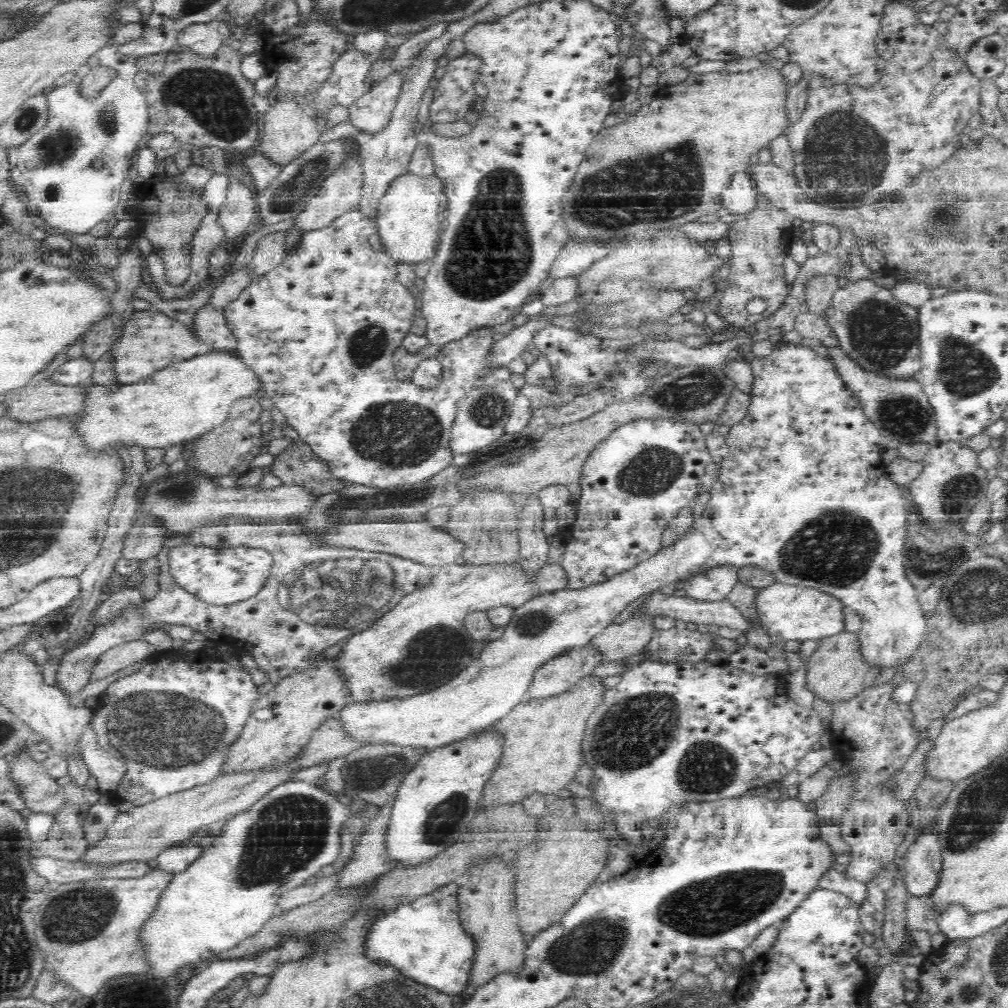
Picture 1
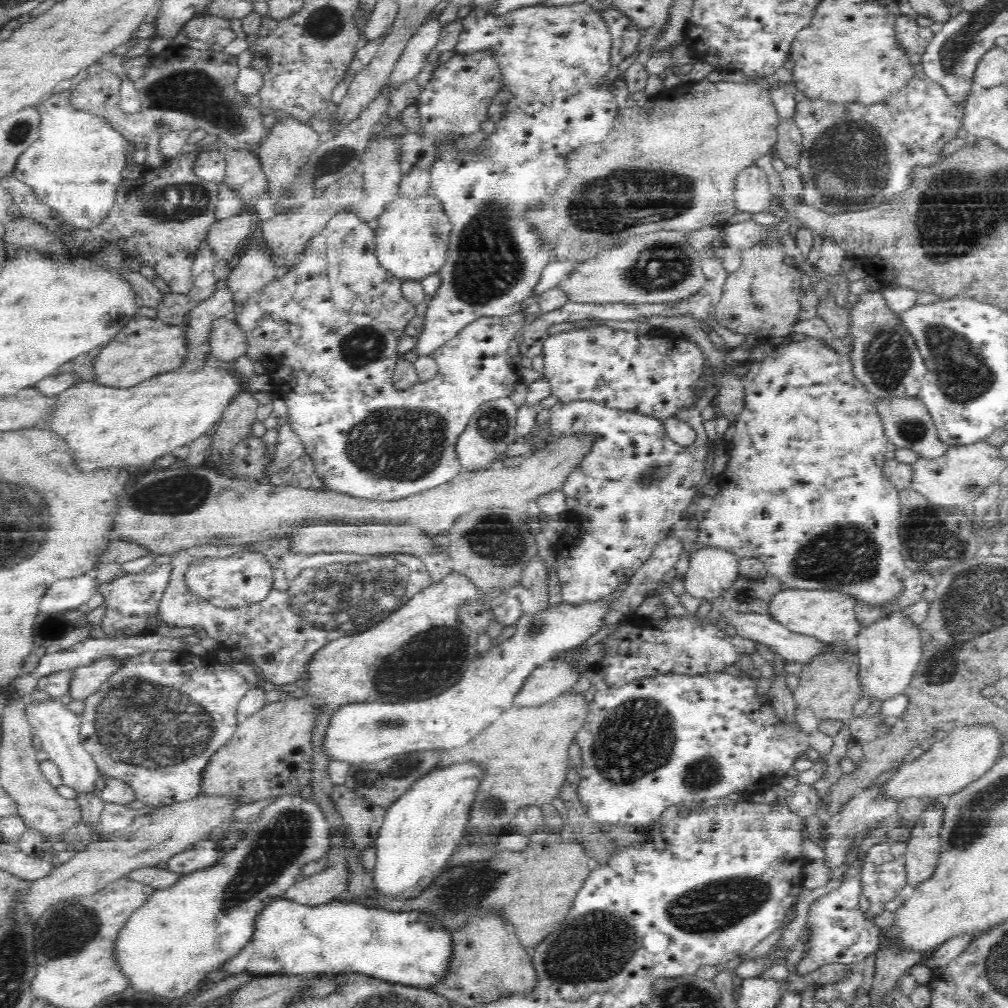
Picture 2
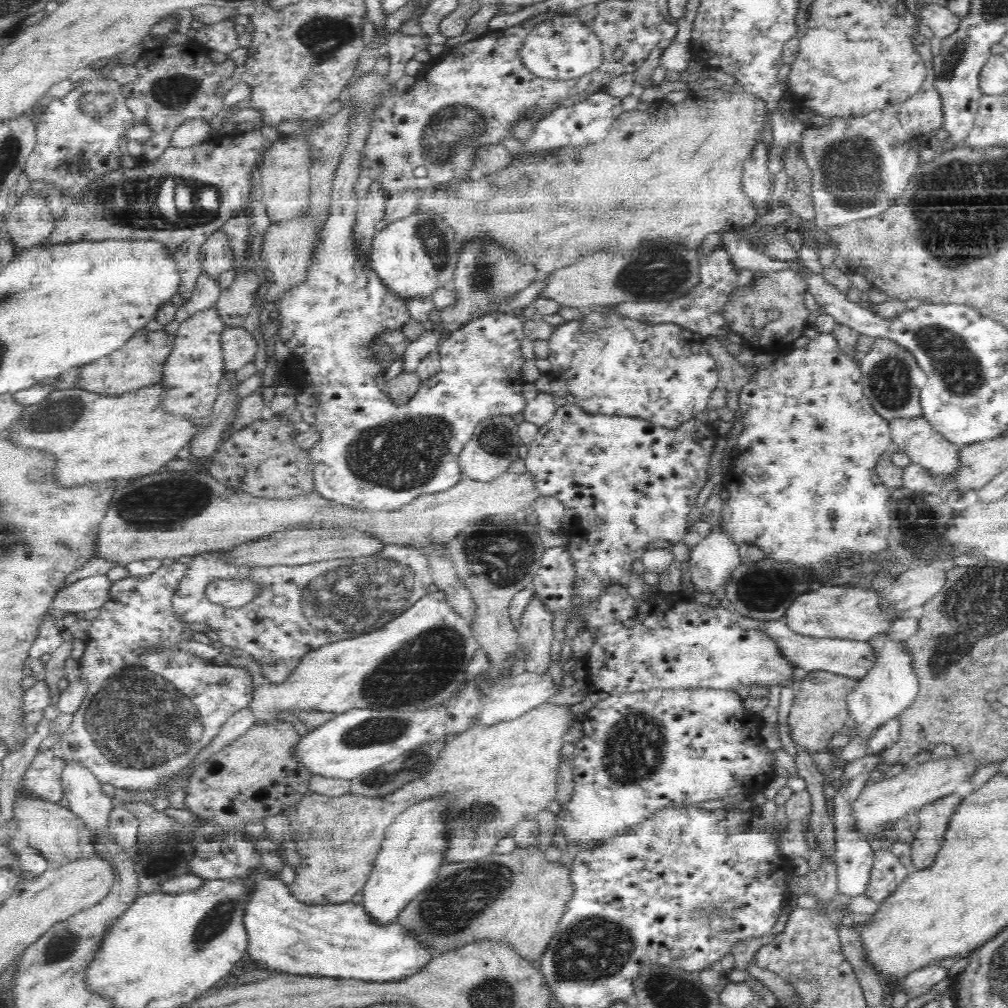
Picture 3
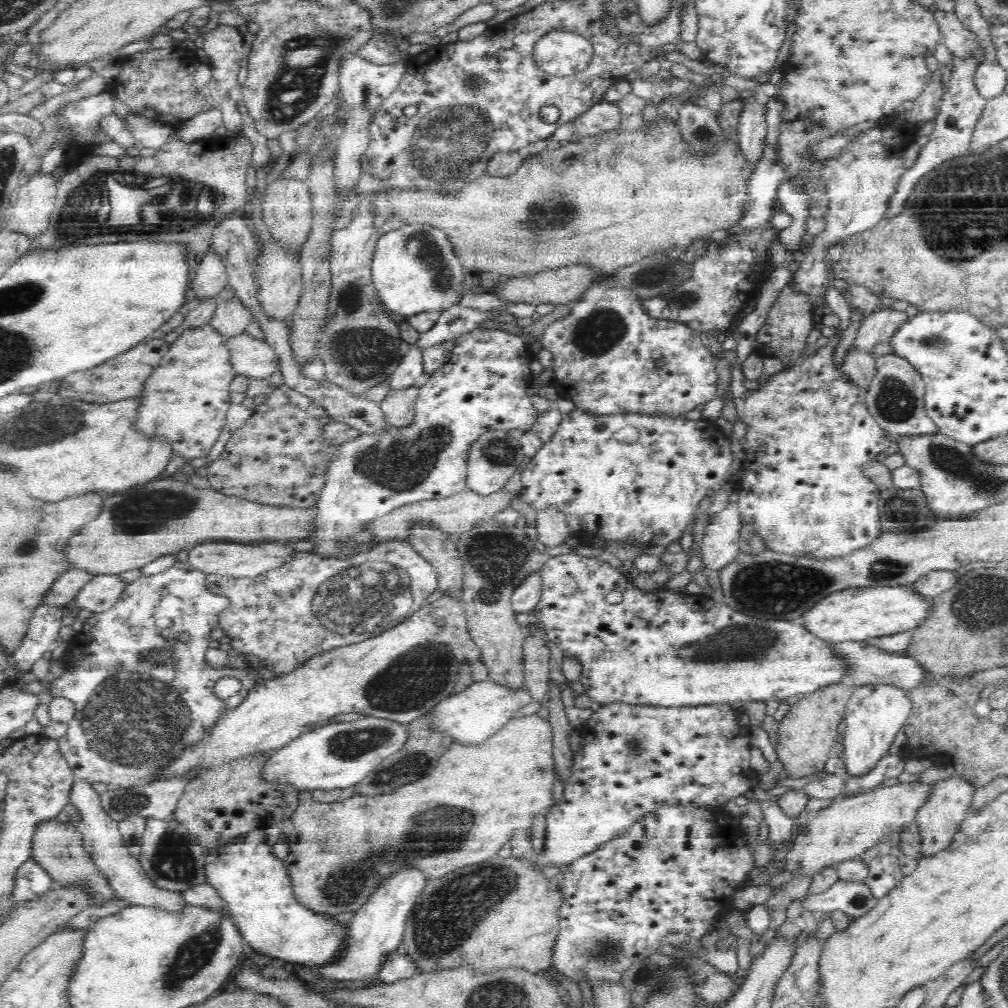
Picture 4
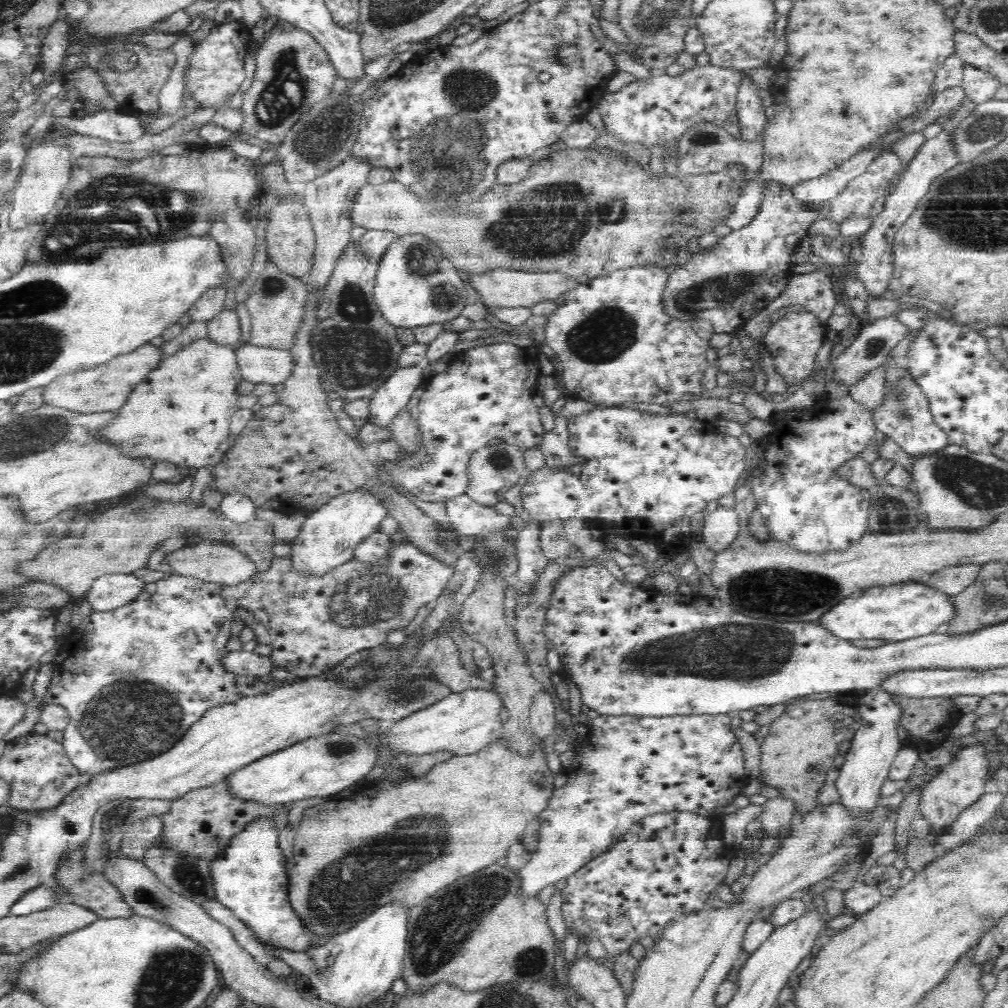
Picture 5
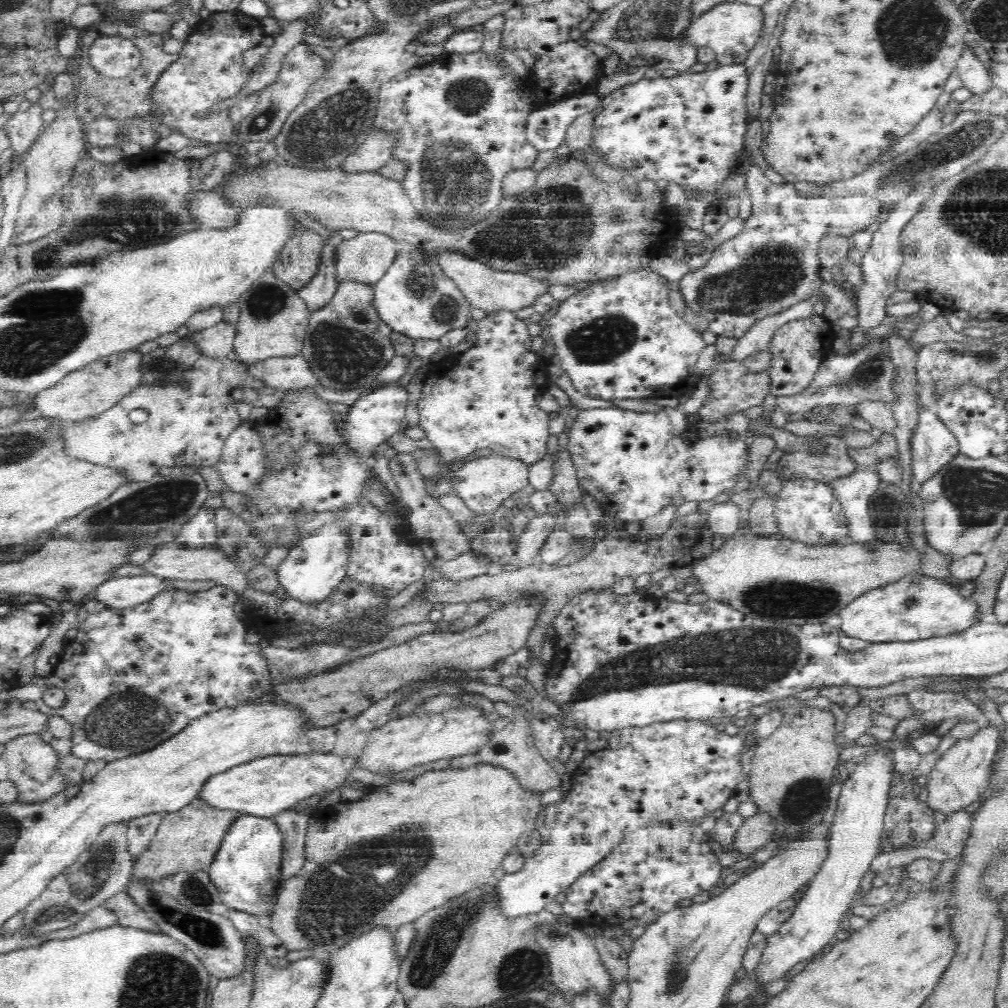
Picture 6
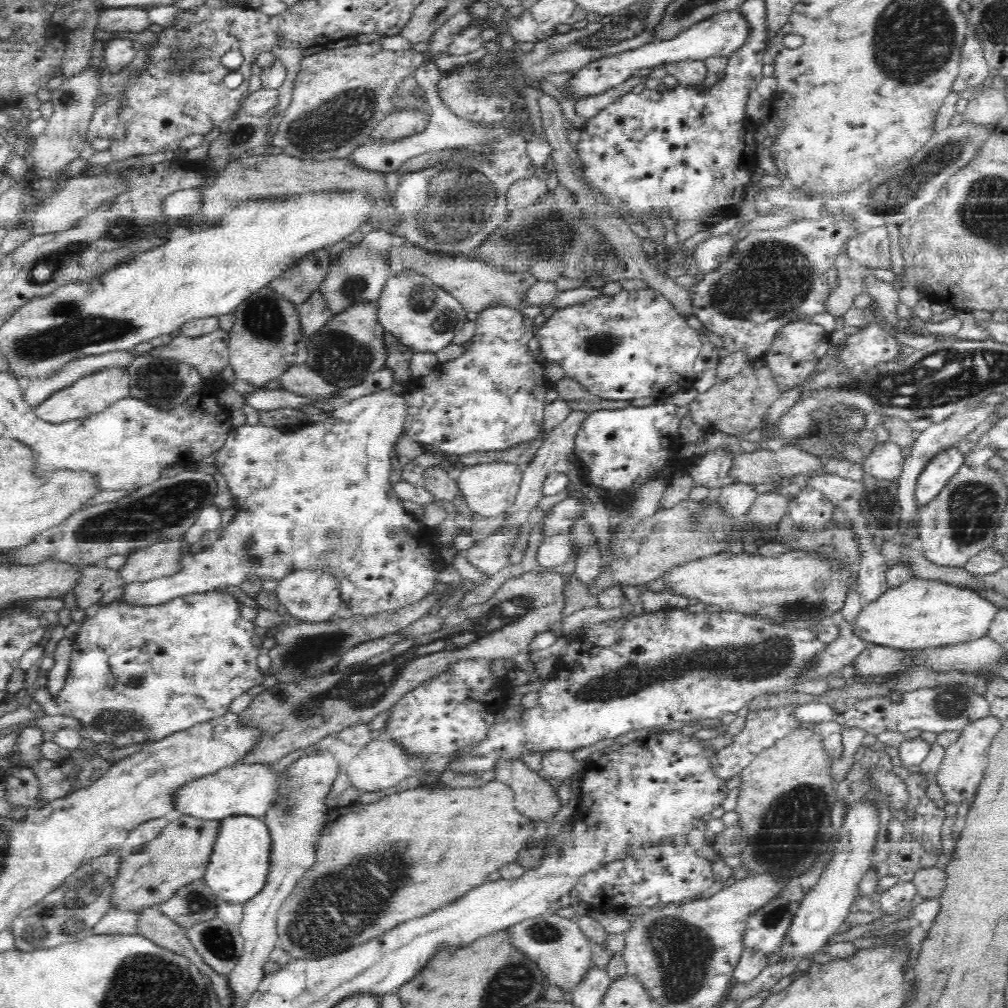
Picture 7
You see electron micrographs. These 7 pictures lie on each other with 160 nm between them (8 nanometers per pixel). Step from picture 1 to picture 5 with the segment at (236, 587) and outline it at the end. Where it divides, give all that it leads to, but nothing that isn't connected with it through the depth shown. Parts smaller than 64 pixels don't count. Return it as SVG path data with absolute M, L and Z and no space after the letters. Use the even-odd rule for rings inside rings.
M169 570L168 576L162 576L158 580L146 582L138 596L134 600L127 601L118 608L109 611L92 611L80 624L68 632L65 640L56 650L53 656L53 677L51 684L44 694L44 704L61 704L69 712L69 723L63 730L63 744L67 758L71 761L75 771L88 776L98 776L122 768L130 768L144 764L148 760L157 759L162 753L169 751L185 734L190 730L194 723L197 723L205 712L212 707L224 703L232 703L246 696L257 696L269 690L264 682L260 680L259 675L238 676L224 670L220 665L220 658L225 654L225 645L231 638L230 628L234 621L232 610L226 606L224 599L218 595L220 584L212 583L208 580L202 580L198 576L192 576L189 573L182 573Z

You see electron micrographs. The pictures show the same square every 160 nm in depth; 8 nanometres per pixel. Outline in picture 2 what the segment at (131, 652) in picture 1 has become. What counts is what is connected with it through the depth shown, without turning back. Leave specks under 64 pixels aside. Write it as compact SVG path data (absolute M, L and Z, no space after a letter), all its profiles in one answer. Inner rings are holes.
M107 655L94 660L89 666L80 666L72 677L72 688L69 694L75 701L85 700L95 694L98 688L117 670L126 666L130 655Z

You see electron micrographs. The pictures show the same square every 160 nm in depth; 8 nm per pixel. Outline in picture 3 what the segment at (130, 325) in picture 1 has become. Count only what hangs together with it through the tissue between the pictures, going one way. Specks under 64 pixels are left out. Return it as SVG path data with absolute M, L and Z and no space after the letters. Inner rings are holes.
M145 326L138 328L120 348L83 365L76 386L92 392L116 395L142 388L146 384L156 384L164 378L165 364L173 351L176 338L176 333L164 329L148 330Z

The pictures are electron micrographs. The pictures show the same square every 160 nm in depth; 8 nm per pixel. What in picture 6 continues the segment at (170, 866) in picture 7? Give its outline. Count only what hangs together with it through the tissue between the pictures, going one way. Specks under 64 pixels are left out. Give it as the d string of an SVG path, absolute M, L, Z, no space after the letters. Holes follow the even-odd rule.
M199 795L182 808L166 813L159 824L156 836L148 850L139 856L133 865L136 875L152 876L156 880L180 870L208 870L222 841L233 824L244 816L244 812L232 808L218 808L204 796Z

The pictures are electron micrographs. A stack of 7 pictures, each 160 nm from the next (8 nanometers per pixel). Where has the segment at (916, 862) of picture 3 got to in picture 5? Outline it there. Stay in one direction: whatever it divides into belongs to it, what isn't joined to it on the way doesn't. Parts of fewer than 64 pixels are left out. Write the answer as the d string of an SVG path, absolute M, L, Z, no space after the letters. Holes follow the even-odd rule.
M966 747L960 752L956 763L942 767L942 770L931 781L927 780L921 789L918 816L928 821L932 826L931 838L936 843L942 835L949 832L962 811L974 804L984 794L988 763L982 747Z

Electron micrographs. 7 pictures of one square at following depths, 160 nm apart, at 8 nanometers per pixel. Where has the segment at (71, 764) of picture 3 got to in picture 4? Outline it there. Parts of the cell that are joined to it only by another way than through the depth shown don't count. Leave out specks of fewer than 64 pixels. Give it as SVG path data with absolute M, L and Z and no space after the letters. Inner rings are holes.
M75 777L71 784L68 802L76 807L79 816L79 829L83 836L84 848L89 852L97 867L102 870L106 881L116 895L126 898L130 905L152 905L174 910L180 906L180 895L154 887L140 867L138 859L128 854L123 845L118 823L102 808L101 794L92 786L92 782Z

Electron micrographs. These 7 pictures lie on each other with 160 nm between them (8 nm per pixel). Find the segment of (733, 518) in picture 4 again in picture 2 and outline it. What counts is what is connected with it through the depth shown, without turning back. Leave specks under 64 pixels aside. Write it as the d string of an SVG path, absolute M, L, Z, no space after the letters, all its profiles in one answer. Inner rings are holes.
M696 551L684 576L685 592L700 600L720 598L739 579L739 560L726 551Z

